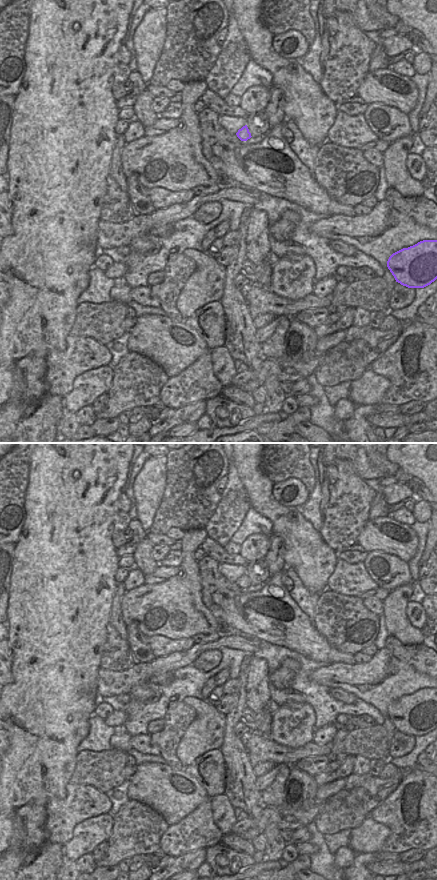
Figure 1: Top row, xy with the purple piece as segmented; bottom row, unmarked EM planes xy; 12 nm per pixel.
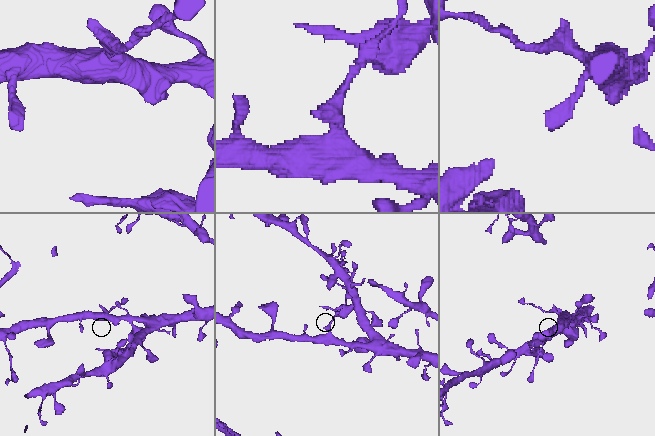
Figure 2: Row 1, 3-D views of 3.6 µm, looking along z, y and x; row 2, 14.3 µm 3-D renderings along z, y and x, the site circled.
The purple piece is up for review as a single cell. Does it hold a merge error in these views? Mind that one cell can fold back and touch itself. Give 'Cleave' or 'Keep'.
Cleave

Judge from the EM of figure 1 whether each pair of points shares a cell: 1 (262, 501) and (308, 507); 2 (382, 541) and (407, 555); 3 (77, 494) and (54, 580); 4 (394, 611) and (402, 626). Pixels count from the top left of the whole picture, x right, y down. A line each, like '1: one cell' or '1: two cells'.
1: two cells
2: one cell
3: one cell
4: one cell

